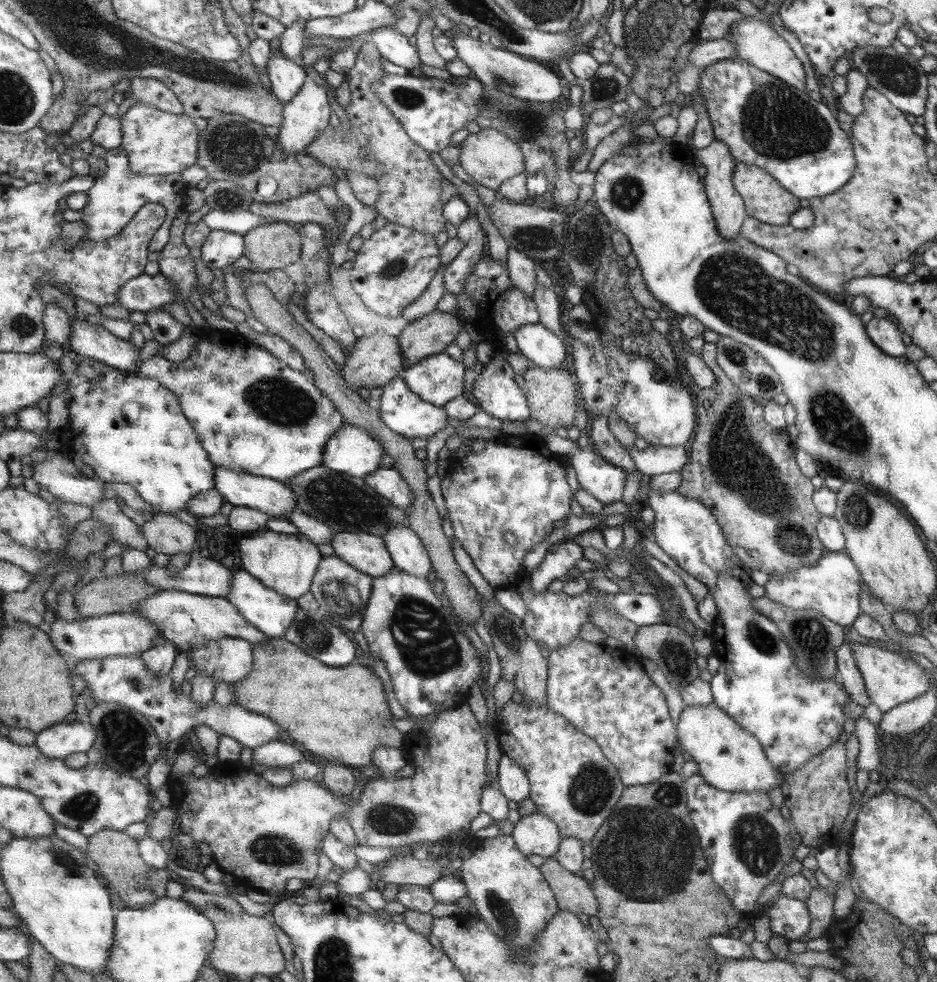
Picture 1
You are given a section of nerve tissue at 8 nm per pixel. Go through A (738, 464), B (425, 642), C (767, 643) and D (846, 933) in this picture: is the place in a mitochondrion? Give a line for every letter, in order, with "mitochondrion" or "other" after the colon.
A: mitochondrion
B: mitochondrion
C: mitochondrion
D: other

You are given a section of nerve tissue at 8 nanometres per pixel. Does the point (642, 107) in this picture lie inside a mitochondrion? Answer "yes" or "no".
no

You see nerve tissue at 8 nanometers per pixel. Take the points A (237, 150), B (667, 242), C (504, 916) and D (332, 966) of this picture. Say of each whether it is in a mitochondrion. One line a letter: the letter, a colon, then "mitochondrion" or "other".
A: mitochondrion
B: other
C: mitochondrion
D: mitochondrion

